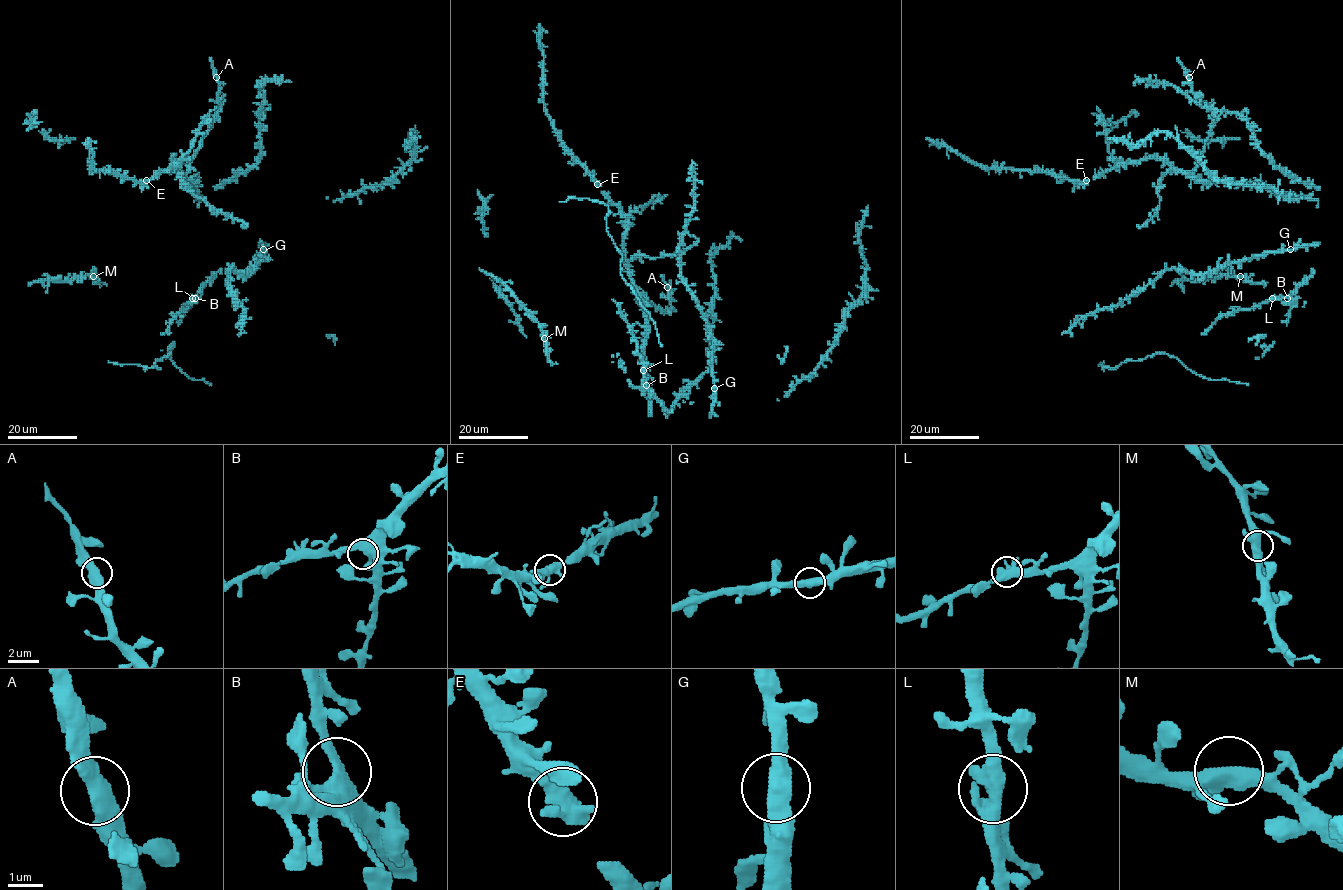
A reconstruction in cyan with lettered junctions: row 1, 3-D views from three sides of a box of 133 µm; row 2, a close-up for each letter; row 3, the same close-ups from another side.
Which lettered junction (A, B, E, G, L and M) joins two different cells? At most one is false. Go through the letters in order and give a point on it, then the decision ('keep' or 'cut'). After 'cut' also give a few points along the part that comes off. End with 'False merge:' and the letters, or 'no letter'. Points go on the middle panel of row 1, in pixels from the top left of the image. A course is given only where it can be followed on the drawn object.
A: place (667, 287); keep
B: place (646, 385); keep
E: place (597, 184); keep
G: place (714, 388); keep
L: place (643, 370); keep
M: place (544, 338); keep
False merge: no letter

